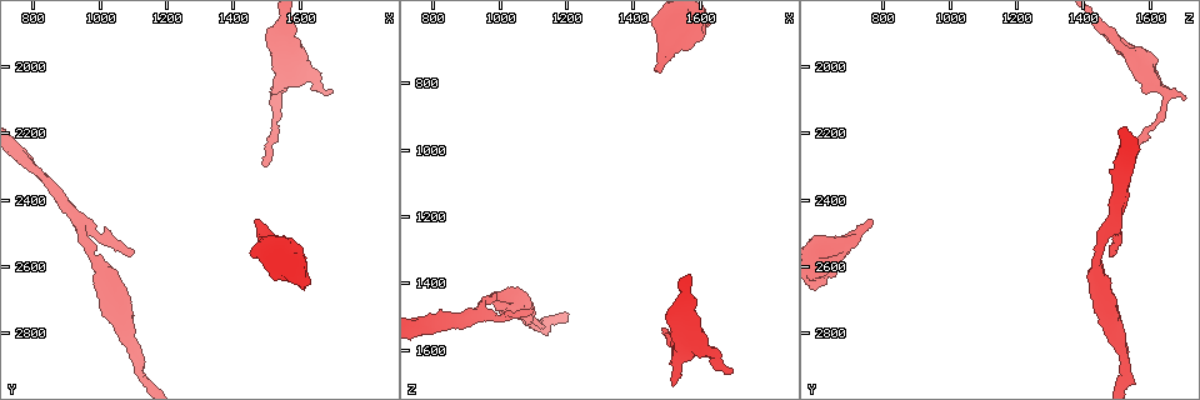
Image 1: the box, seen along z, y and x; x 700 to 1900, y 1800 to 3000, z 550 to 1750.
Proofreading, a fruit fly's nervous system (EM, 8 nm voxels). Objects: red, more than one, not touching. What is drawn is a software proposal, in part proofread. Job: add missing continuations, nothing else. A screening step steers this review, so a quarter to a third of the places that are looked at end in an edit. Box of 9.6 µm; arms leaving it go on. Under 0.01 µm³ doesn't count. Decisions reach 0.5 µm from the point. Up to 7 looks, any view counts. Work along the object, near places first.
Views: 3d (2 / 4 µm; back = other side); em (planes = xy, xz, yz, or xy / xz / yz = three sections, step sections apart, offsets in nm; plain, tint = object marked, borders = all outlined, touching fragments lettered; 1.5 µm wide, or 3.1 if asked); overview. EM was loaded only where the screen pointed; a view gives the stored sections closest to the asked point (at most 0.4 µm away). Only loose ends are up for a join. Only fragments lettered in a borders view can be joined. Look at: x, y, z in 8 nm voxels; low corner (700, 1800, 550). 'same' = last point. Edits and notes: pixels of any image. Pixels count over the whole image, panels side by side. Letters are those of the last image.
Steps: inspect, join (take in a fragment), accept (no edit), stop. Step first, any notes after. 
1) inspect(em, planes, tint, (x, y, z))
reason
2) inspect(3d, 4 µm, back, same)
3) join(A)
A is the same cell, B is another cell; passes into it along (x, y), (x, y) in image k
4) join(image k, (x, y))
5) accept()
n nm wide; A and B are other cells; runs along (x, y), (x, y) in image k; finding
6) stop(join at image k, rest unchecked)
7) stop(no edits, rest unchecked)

inspect(3d, 2 µm, back, (1510, 1950, 1510))
stops while still wide

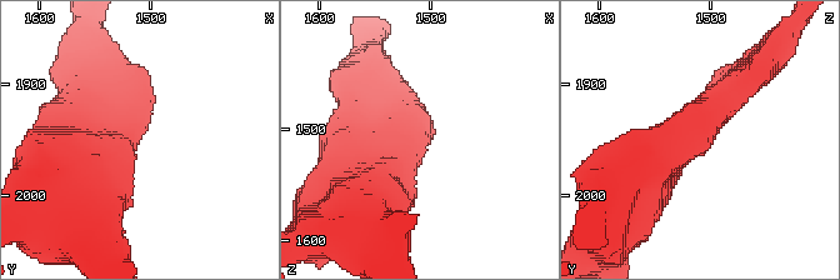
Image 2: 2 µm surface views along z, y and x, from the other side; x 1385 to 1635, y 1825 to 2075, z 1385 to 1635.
inspect(em, xy, step 8, tint, (1506, 1946, 1510))
shape alone is not enough

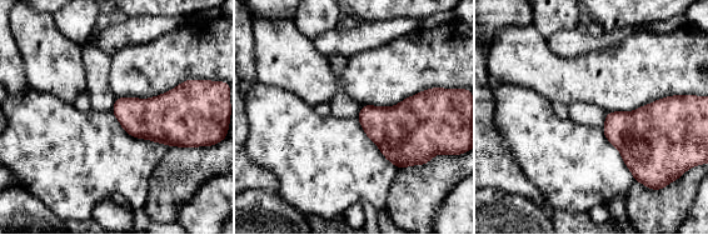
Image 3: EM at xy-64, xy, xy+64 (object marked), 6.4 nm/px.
inspect(em, planes, borders, same)

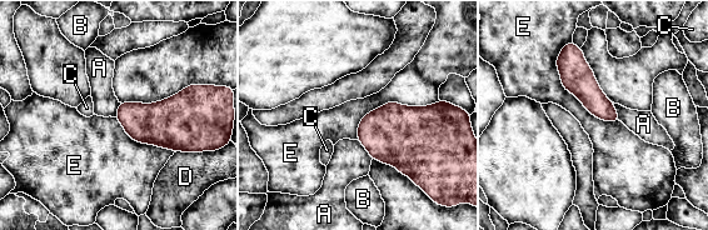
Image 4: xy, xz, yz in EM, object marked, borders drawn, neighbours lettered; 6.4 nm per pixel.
accept()
A, B, C, D and E are other cells; border along (566, 43), (561, 84), (619, 121) in image 4; none of them fits

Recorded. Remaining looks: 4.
inspect(em, planes, borders, (1480, 2300, 1540))
thin end

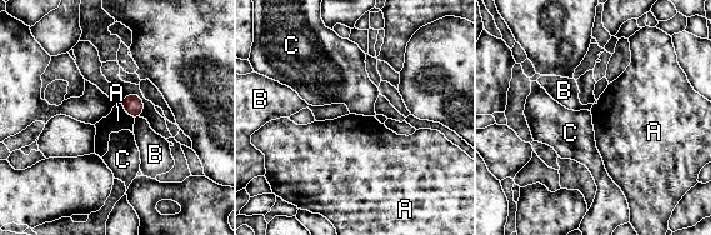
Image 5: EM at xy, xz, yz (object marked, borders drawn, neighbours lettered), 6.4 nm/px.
accept()
A, B and C are other cells; border along (120, 103), (134, 119) in image 5; no lettered fragment goes on from it

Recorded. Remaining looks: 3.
inspect(3d, 2 µm, back, (1110, 2560, 1490))
an open end

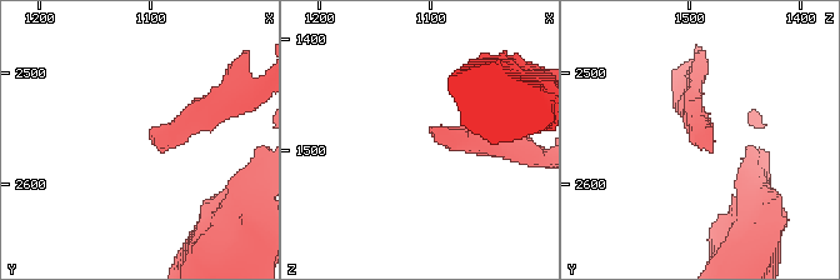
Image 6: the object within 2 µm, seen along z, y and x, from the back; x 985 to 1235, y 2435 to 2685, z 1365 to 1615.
inspect(em, xy, step 4, borders, (1100, 2564, 1488))
now the EM

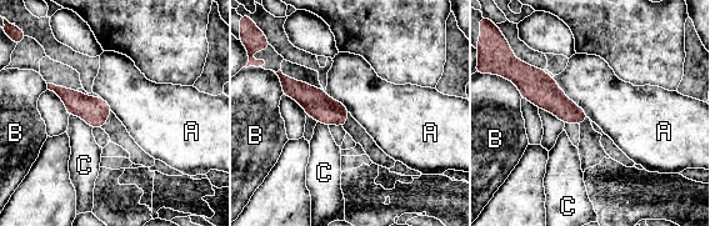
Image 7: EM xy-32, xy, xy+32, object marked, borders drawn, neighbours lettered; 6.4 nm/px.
inspect(em, planes, borders, same)
cut it another way

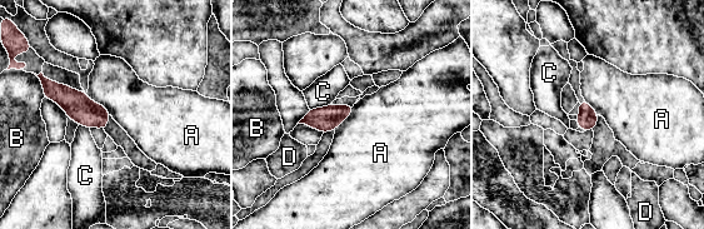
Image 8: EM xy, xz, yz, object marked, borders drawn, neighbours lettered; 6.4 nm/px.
accept()
A, B, C and D are other cells; border along (85, 93), (110, 114) in image 8; no lettered fragment goes on from it

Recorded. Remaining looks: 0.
stop(no edits, rest unchecked)

